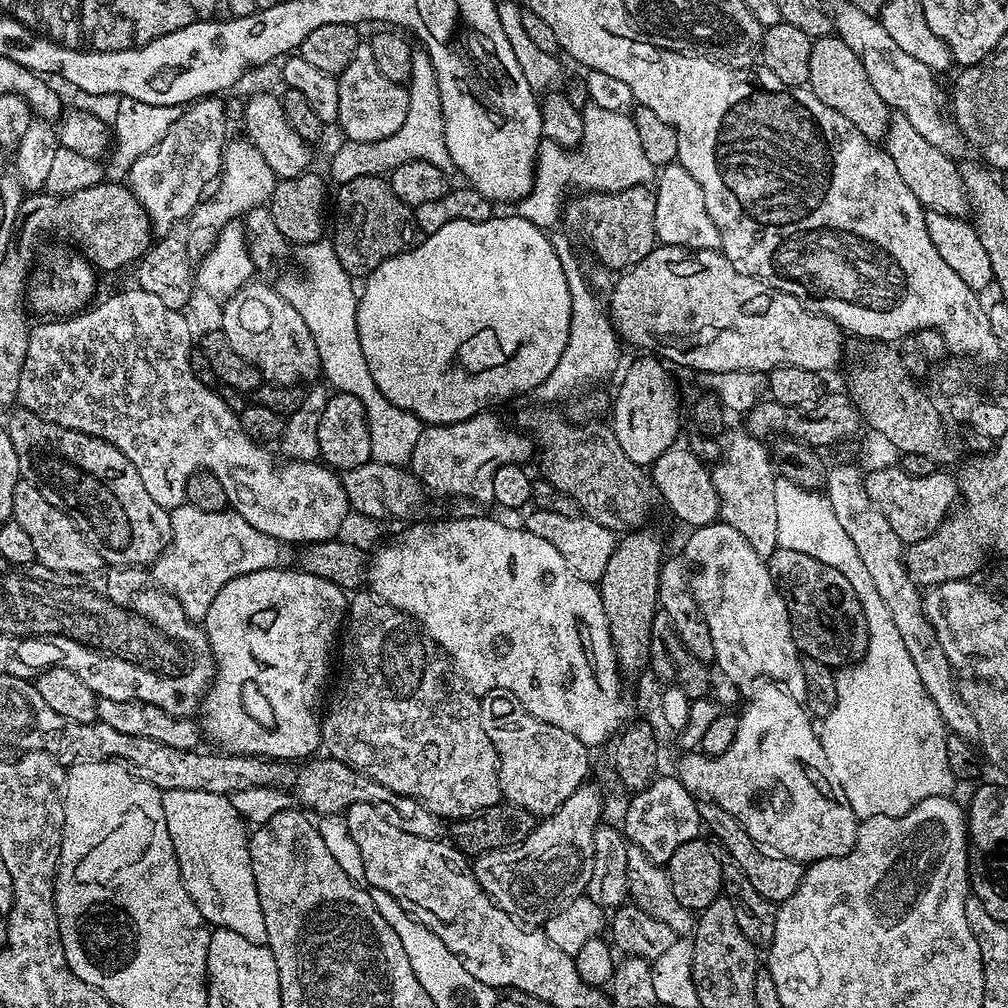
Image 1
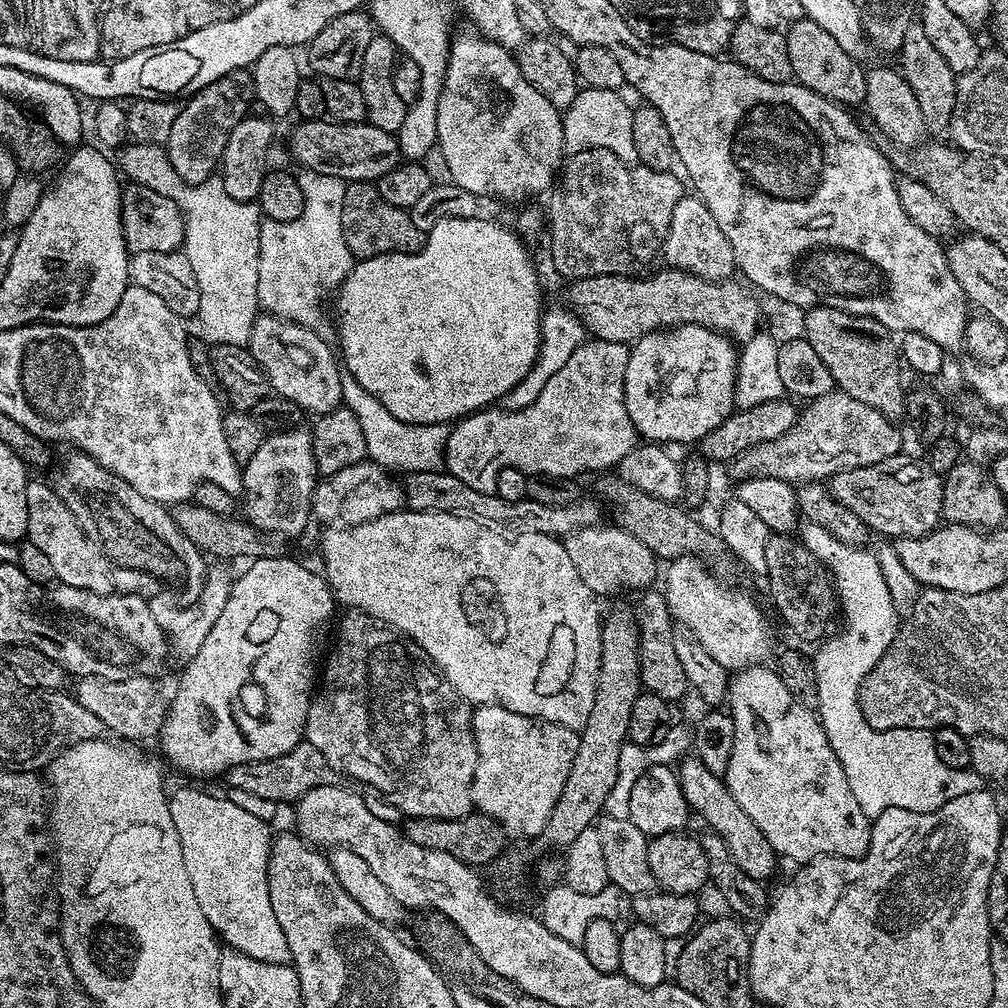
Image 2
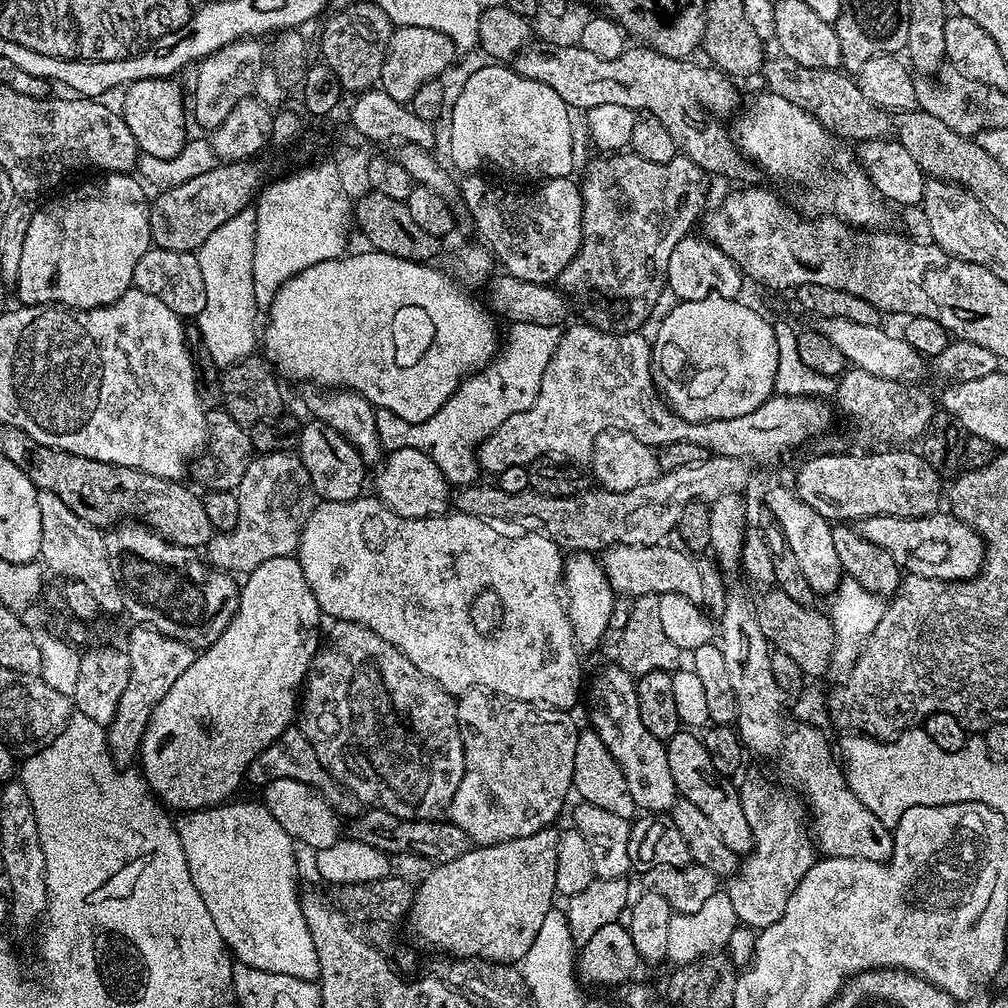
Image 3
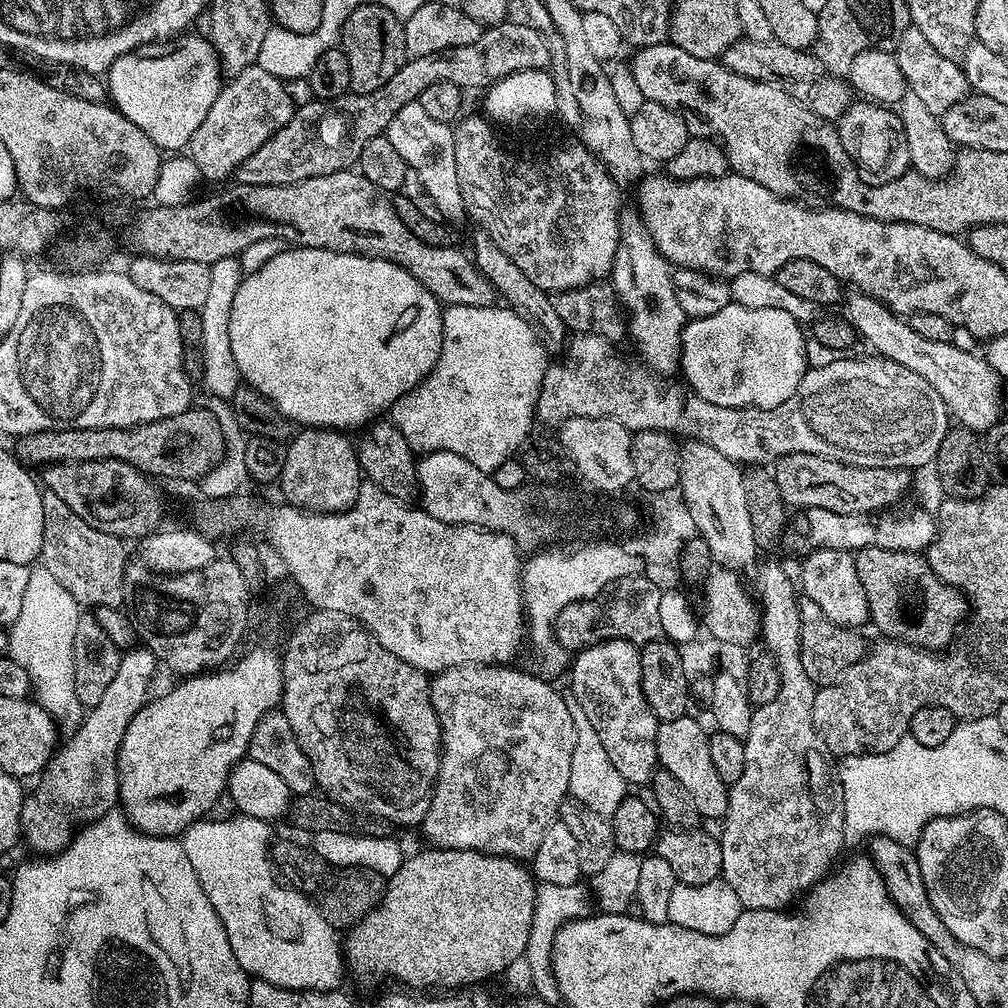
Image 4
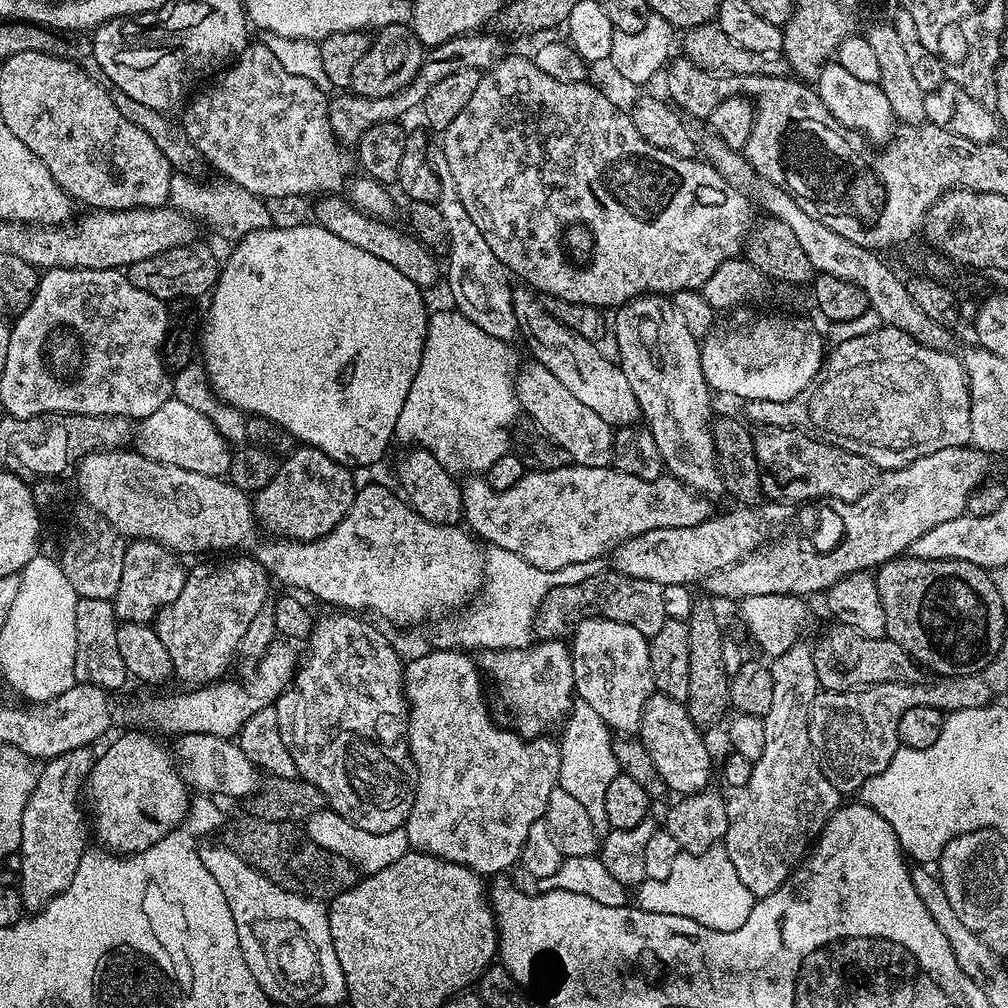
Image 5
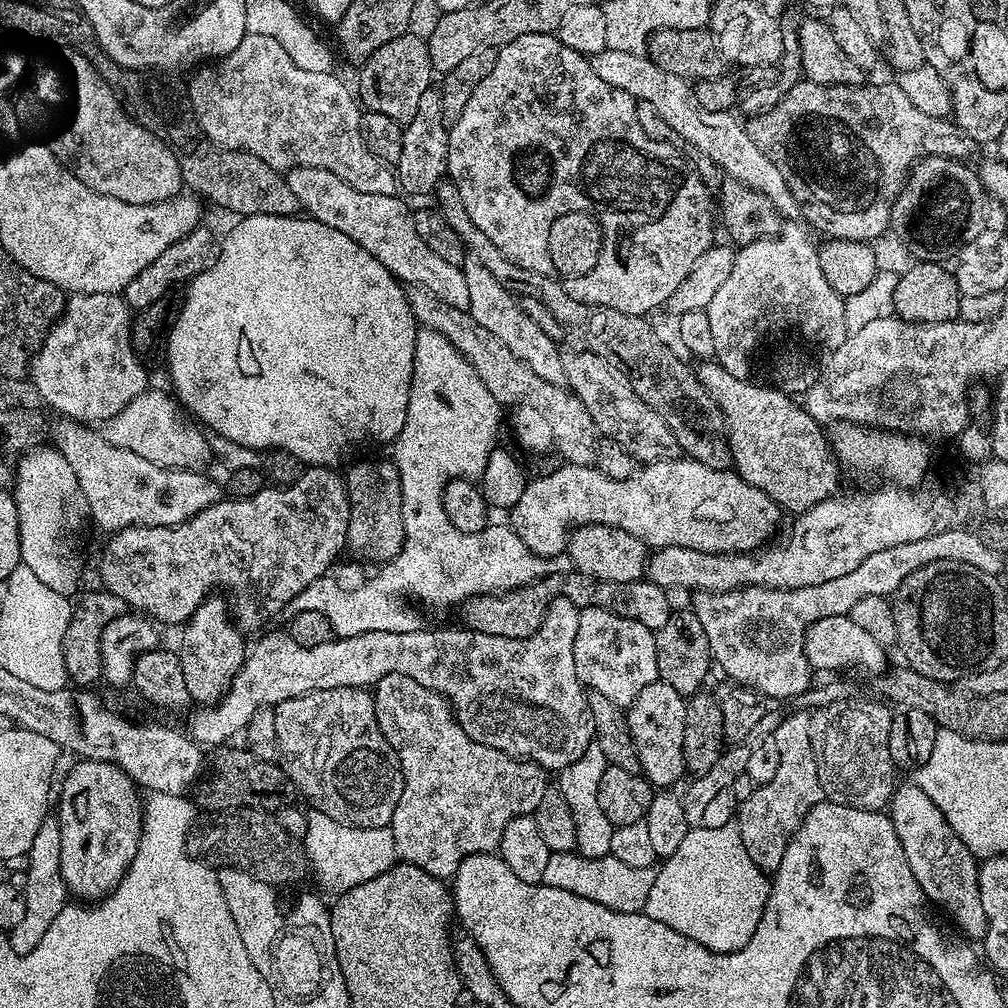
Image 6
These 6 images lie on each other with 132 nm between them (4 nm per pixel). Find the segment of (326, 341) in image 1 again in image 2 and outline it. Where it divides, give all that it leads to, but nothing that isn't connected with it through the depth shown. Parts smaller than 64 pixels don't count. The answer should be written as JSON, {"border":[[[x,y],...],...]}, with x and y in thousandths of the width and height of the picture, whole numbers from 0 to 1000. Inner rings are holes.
{"border":[[[305,169],[299,170],[294,179],[300,187],[300,192],[303,193],[303,207],[300,208],[299,214],[291,219],[272,219],[265,216],[258,219],[257,305],[263,311],[279,313],[282,317],[290,317],[305,325],[312,325],[315,332],[325,335],[328,334],[328,329],[330,332],[331,325],[327,320],[326,307],[324,310],[321,305],[324,302],[326,305],[331,292],[336,291],[351,261],[347,244],[343,244],[343,236],[339,232],[339,196],[343,196],[345,183],[339,177]],[[346,371],[341,373],[337,394],[340,404],[347,406],[355,414],[355,420],[359,423],[359,431],[363,434],[364,455],[368,456],[369,459],[379,461],[382,466],[398,464],[398,469],[401,470],[407,468],[436,468],[440,464],[440,443],[444,438],[445,426],[439,420],[429,419],[424,423],[410,423],[400,417],[391,415],[391,411],[387,411],[387,407],[383,407],[383,403],[379,403],[379,399],[375,395],[371,395],[371,391],[367,391],[367,387],[359,384]]]}

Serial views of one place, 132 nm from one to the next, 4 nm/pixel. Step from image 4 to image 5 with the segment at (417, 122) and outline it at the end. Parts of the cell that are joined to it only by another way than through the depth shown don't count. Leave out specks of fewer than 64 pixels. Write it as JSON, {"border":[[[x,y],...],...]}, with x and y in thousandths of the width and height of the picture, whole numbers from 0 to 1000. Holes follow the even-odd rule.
{"border":[[[437,161],[432,164],[437,177],[437,197],[435,199],[438,213],[442,215],[442,224],[446,224],[446,248],[442,255],[442,278],[448,289],[451,309],[458,311],[470,323],[478,323],[482,331],[495,337],[511,338],[511,333],[517,332],[518,326],[510,312],[508,299],[509,283],[504,282],[506,271],[500,261],[486,248],[482,236],[478,236],[478,228],[470,224],[470,216],[462,212],[462,204],[458,204],[458,196],[454,196],[454,188],[450,185],[450,177],[443,163]]]}

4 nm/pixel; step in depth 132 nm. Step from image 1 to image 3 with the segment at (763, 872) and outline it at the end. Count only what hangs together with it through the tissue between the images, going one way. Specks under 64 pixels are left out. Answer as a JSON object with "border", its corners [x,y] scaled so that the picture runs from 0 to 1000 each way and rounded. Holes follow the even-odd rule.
{"border":[[[682,724],[669,727],[661,736],[661,756],[665,756],[665,768],[669,772],[672,787],[678,793],[688,796],[700,813],[712,823],[712,831],[724,839],[724,843],[737,851],[746,843],[746,827],[744,815],[740,815],[740,807],[736,805],[734,783],[723,771],[712,768],[704,757],[704,748],[700,748],[700,740],[693,729]]]}

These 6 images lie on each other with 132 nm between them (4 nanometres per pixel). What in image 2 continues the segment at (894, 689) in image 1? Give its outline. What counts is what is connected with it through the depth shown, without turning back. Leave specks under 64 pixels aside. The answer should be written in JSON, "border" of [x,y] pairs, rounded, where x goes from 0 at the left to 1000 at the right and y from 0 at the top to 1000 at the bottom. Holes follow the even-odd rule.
{"border":[[[799,519],[797,523],[793,525],[793,535],[798,537],[800,546],[811,552],[824,567],[825,577],[829,580],[831,603],[835,608],[835,619],[836,615],[838,619],[833,628],[830,626],[822,630],[806,651],[808,673],[812,677],[812,696],[809,705],[831,756],[839,764],[839,776],[843,776],[843,784],[847,784],[851,800],[855,800],[855,804],[863,812],[875,808],[875,804],[880,802],[926,806],[954,788],[973,785],[974,775],[971,768],[958,762],[943,762],[938,760],[938,756],[935,756],[935,752],[931,752],[931,744],[927,744],[927,729],[922,723],[892,722],[872,726],[859,717],[853,703],[853,682],[857,672],[863,669],[863,665],[867,665],[867,661],[879,649],[883,637],[887,637],[889,624],[893,622],[895,615],[887,597],[883,597],[883,585],[879,585],[879,573],[875,573],[875,565],[869,557],[868,547],[835,538],[827,534],[823,526],[815,526],[815,522]]]}

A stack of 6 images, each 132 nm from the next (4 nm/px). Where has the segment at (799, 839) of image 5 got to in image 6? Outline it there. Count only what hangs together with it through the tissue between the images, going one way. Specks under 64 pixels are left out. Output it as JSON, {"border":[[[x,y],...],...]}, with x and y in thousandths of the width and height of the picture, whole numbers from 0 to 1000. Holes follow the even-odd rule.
{"border":[[[786,706],[774,719],[768,723],[768,729],[772,736],[772,765],[764,776],[753,779],[744,792],[733,795],[732,803],[734,807],[729,807],[728,816],[734,823],[734,830],[748,855],[753,861],[758,862],[759,866],[769,866],[776,855],[776,847],[780,847],[780,839],[790,829],[790,824],[796,819],[800,808],[809,798],[814,797],[818,793],[817,781],[812,772],[812,756],[808,748],[808,740],[804,740],[804,720],[802,719],[803,707]]]}

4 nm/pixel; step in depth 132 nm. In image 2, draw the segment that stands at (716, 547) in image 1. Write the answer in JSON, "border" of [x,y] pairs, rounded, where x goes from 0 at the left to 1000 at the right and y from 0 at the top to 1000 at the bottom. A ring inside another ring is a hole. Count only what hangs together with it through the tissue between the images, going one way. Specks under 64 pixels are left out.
{"border":[[[673,552],[662,561],[663,568],[659,571],[657,586],[663,594],[668,616],[682,623],[687,632],[700,645],[700,649],[704,649],[704,653],[712,657],[712,661],[733,665],[761,660],[771,646],[770,631],[766,628],[766,619],[758,612],[753,597],[742,587],[733,587],[730,583],[722,584],[712,572],[706,571],[705,565],[698,560],[701,559],[693,552]]]}

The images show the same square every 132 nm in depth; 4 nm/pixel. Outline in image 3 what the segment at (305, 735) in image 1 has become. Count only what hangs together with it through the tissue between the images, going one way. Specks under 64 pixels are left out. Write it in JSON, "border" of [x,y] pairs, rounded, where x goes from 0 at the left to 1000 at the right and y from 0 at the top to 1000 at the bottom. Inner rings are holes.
{"border":[[[293,551],[268,554],[268,558],[260,558],[260,562],[245,568],[243,575],[246,576],[241,576],[238,584],[238,600],[228,617],[228,621],[224,621],[224,625],[220,625],[218,632],[195,650],[192,658],[185,661],[184,667],[177,672],[177,677],[173,677],[173,681],[169,681],[165,692],[161,692],[161,696],[152,700],[149,716],[145,720],[143,730],[139,733],[137,762],[143,775],[147,777],[147,782],[151,785],[152,790],[164,802],[168,804],[176,802],[176,807],[179,808],[194,806],[197,802],[212,802],[214,799],[229,795],[233,791],[230,789],[233,788],[234,781],[240,776],[243,777],[248,756],[252,756],[252,752],[256,752],[256,748],[260,748],[260,744],[264,744],[264,740],[271,738],[283,724],[291,721],[296,710],[296,695],[300,690],[306,663],[310,660],[310,654],[313,652],[313,644],[319,638],[319,623],[317,627],[319,608],[312,589],[308,585],[308,577],[304,577],[304,569]]]}

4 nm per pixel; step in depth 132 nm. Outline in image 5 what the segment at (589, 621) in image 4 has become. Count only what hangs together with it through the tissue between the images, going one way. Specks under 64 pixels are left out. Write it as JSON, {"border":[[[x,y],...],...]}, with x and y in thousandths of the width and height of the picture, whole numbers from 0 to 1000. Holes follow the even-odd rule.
{"border":[[[610,565],[602,566],[588,566],[581,576],[573,577],[572,580],[554,581],[544,592],[538,594],[528,621],[531,634],[551,635],[559,632],[560,626],[563,628],[576,615],[594,611],[609,617],[621,617],[621,621],[637,625],[637,629],[644,633],[653,629],[653,625],[657,625],[659,618],[664,615],[657,598],[659,580],[641,573],[625,573]]]}

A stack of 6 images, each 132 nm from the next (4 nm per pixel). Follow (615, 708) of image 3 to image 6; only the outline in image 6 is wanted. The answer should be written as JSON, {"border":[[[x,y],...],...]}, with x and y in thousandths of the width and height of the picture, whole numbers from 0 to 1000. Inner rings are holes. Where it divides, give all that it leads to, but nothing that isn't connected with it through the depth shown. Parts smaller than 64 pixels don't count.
{"border":[[[577,603],[573,629],[569,629],[569,665],[580,684],[598,688],[610,698],[625,699],[641,681],[655,675],[651,628],[629,613],[617,613],[600,603]]]}

